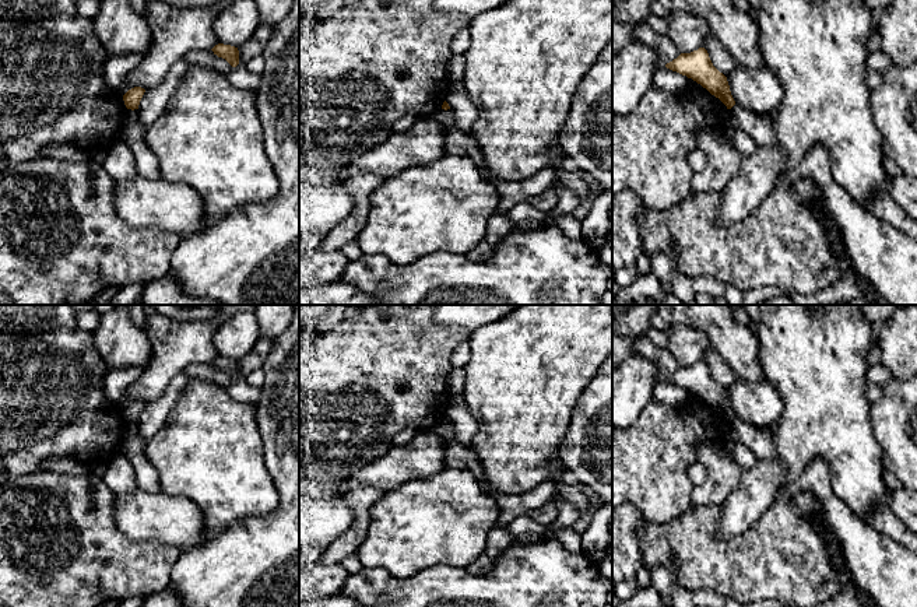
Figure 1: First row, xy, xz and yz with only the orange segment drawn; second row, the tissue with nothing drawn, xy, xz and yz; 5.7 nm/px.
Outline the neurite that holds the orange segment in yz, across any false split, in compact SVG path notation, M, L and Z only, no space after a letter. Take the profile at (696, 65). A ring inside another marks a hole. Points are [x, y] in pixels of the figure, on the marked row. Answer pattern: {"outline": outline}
{"outline": "M699 48L691 53L681 53L677 59L667 63L665 67L700 84L719 98L727 109L735 105L727 77L713 66L705 48Z"}

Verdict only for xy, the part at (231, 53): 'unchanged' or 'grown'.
unchanged

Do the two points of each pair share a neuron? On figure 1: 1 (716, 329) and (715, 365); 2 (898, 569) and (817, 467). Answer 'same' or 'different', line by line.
1: different
2: same

